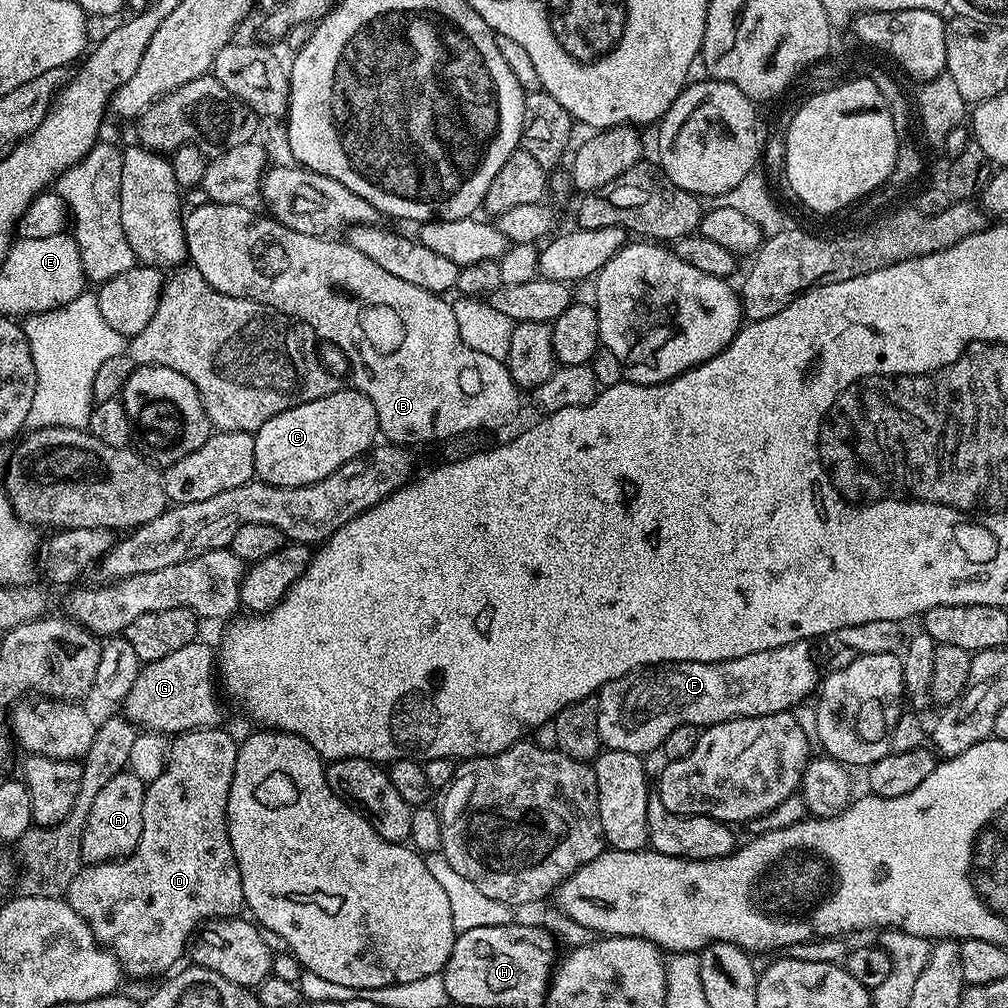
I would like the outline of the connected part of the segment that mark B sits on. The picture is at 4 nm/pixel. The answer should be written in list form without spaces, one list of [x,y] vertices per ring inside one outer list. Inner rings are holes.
[[[244,202],[236,204],[203,203],[198,205],[189,216],[187,213],[183,217],[184,237],[191,267],[198,269],[202,278],[206,278],[206,282],[210,282],[210,286],[214,286],[214,290],[218,290],[222,294],[269,304],[271,308],[276,308],[279,312],[284,312],[288,316],[310,325],[321,341],[329,340],[334,347],[341,348],[345,358],[348,359],[349,366],[352,367],[353,381],[351,380],[351,383],[356,391],[366,394],[374,402],[374,410],[378,418],[378,432],[385,441],[405,446],[417,446],[416,444],[424,444],[427,440],[448,440],[451,436],[462,435],[463,432],[476,432],[479,428],[500,428],[519,410],[522,392],[512,381],[507,363],[498,358],[490,358],[487,354],[480,354],[476,350],[470,350],[470,346],[466,346],[462,342],[462,334],[458,334],[458,321],[454,319],[452,305],[443,295],[430,290],[422,290],[422,286],[410,286],[410,282],[402,282],[402,278],[394,278],[394,274],[382,270],[382,266],[378,266],[378,262],[370,262],[370,258],[366,258],[366,254],[358,254],[358,250],[354,250],[354,246],[350,246],[343,239],[298,234],[298,230],[290,230],[286,226],[282,226],[277,220],[272,219],[271,215],[259,216],[258,213],[251,212],[247,208],[249,205]]]

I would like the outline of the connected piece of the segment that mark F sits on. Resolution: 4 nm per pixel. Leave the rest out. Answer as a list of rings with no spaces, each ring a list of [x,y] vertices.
[[[799,640],[790,646],[778,646],[772,650],[758,650],[758,654],[746,654],[746,658],[735,656],[732,660],[722,662],[676,662],[674,664],[653,664],[646,668],[638,668],[636,671],[626,674],[622,678],[614,678],[614,682],[606,682],[599,690],[600,705],[598,706],[598,734],[601,745],[605,749],[626,750],[630,754],[643,757],[644,752],[652,752],[661,747],[670,734],[670,730],[678,730],[678,726],[695,724],[697,726],[707,726],[709,724],[721,724],[727,720],[740,720],[744,716],[772,716],[775,712],[786,712],[795,709],[796,705],[803,704],[809,699],[808,695],[817,691],[822,680],[822,673],[816,669],[816,660],[812,657],[813,645],[806,640]]]

